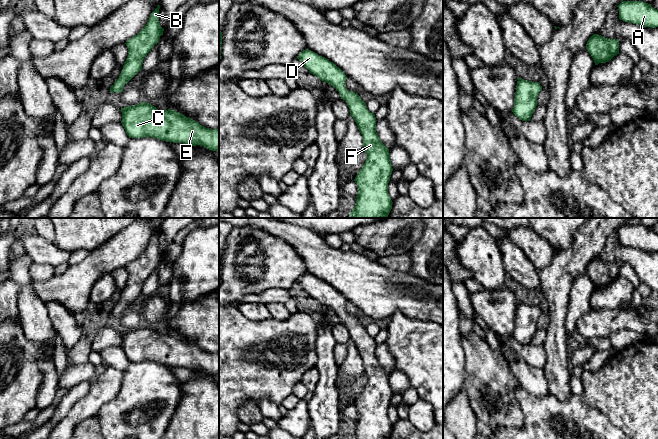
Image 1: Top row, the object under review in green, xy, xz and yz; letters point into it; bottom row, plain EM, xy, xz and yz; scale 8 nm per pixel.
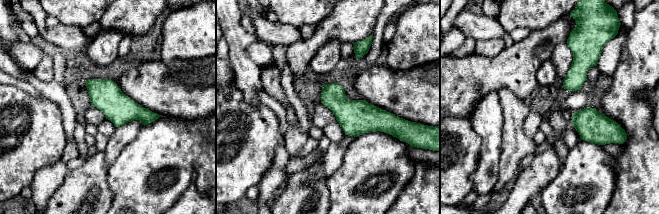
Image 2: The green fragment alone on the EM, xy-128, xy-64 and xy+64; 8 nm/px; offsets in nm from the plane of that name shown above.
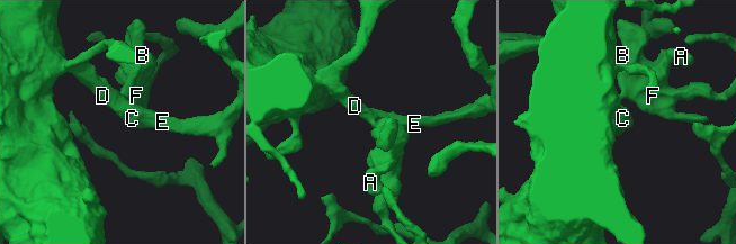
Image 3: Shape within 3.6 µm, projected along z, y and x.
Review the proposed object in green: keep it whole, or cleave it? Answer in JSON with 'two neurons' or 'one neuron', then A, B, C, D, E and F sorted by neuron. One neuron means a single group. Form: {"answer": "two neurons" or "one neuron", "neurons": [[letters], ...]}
{"answer": "one neuron", "neurons": [["A", "B", "C", "D", "E", "F"]]}

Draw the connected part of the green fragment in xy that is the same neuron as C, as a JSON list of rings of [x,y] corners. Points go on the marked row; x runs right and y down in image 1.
[[[147,102],[121,108],[122,125],[130,138],[153,137],[166,142],[219,150],[219,129],[209,129],[172,109],[158,110]]]

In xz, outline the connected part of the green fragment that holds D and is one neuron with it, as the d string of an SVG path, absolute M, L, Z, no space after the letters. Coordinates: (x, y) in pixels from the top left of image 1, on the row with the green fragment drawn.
M309 49L303 50L297 58L311 74L331 84L339 92L362 134L367 158L354 179L358 195L350 218L387 218L393 204L388 193L393 168L389 149L376 132L375 114L367 109L366 103L357 93L347 90L347 76L333 62Z

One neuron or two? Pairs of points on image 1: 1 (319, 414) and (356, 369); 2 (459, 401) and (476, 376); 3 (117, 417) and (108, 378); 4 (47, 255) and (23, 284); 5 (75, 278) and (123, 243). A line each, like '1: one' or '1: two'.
1: two
2: two
3: two
4: two
5: one

